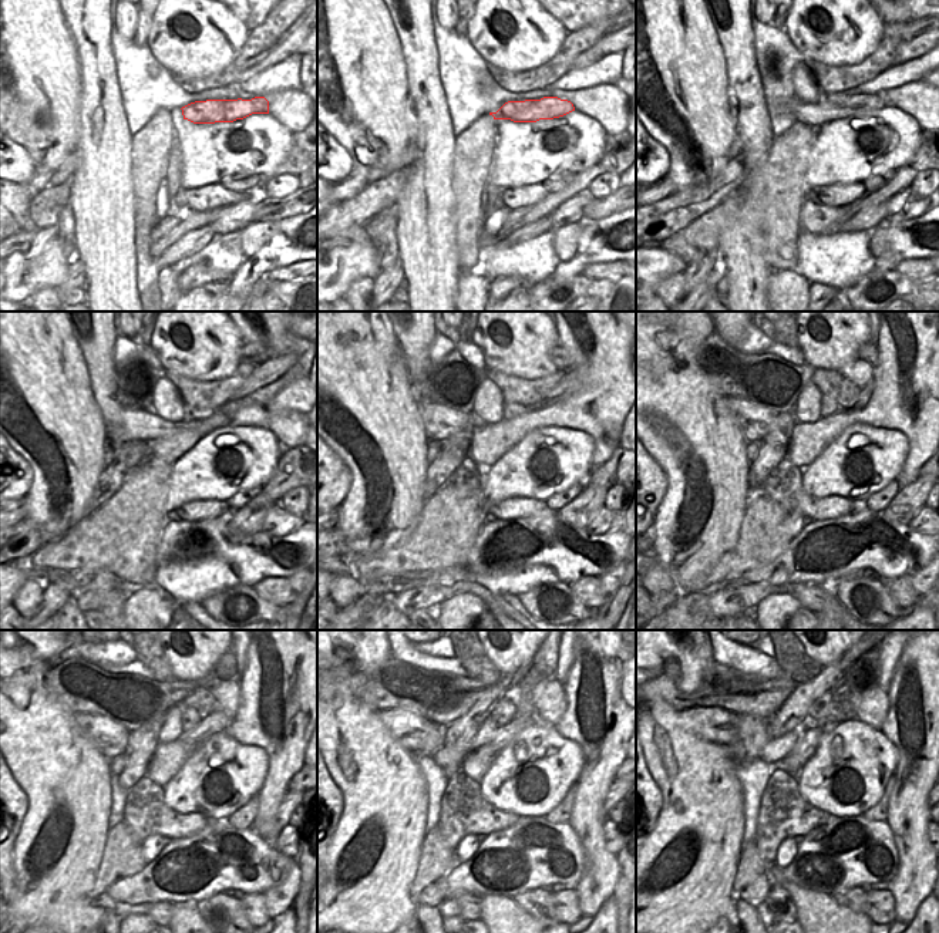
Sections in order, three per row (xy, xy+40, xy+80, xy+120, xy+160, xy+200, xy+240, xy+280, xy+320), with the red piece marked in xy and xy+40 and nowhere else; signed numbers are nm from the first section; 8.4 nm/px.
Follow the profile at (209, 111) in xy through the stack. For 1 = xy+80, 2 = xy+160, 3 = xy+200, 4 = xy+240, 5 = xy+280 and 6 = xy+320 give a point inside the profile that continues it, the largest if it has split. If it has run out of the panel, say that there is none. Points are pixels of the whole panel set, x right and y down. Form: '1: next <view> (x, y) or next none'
1: next xy+80 (811, 114)
2: next xy+160 (440, 423)
3: next xy+200 (754, 421)
4: next xy+240 (110, 737)
5: next xy+280 (421, 737)
6: next xy+320 (717, 726)

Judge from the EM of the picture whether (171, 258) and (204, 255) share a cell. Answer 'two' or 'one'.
two

